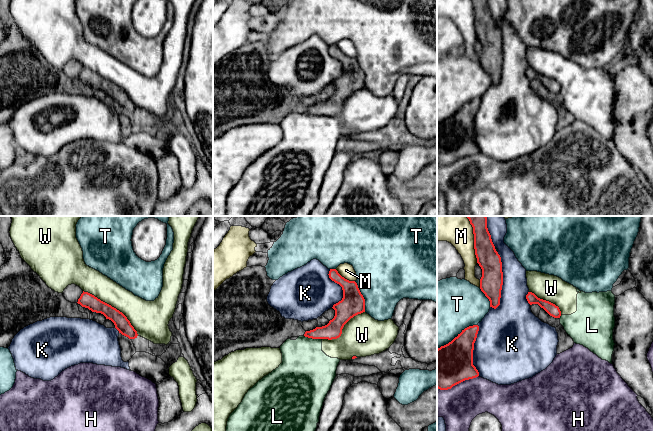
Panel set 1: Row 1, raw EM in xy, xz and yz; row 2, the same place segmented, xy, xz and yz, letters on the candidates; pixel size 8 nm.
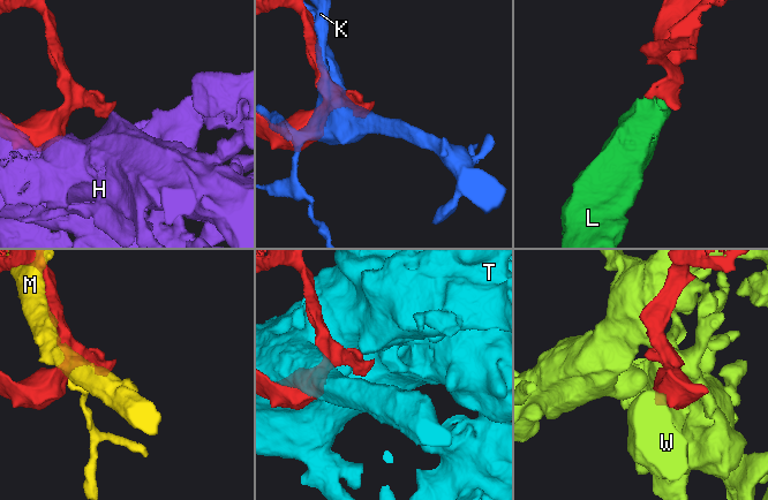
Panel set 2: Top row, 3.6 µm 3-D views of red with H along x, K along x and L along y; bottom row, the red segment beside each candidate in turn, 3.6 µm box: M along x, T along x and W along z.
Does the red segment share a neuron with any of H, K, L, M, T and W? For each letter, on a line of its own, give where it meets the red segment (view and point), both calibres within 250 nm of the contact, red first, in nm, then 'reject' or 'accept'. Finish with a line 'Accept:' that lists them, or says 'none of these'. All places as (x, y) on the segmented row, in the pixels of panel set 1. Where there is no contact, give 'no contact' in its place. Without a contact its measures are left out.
H: yz (457, 383) | 320/300 nm | reject
K: yz (502, 281) | 180/260 nm | reject
L: xz (313, 338) | 140/400 nm | reject
M: yz (474, 239) | 180/300 nm | reject
T: yz (457, 336) | 320/480 nm | reject
W: xy (113, 307) | 120/240 nm | reject
Accept: none of these

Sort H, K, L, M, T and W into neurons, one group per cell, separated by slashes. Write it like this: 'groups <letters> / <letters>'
groups H / K / L W / M / T

